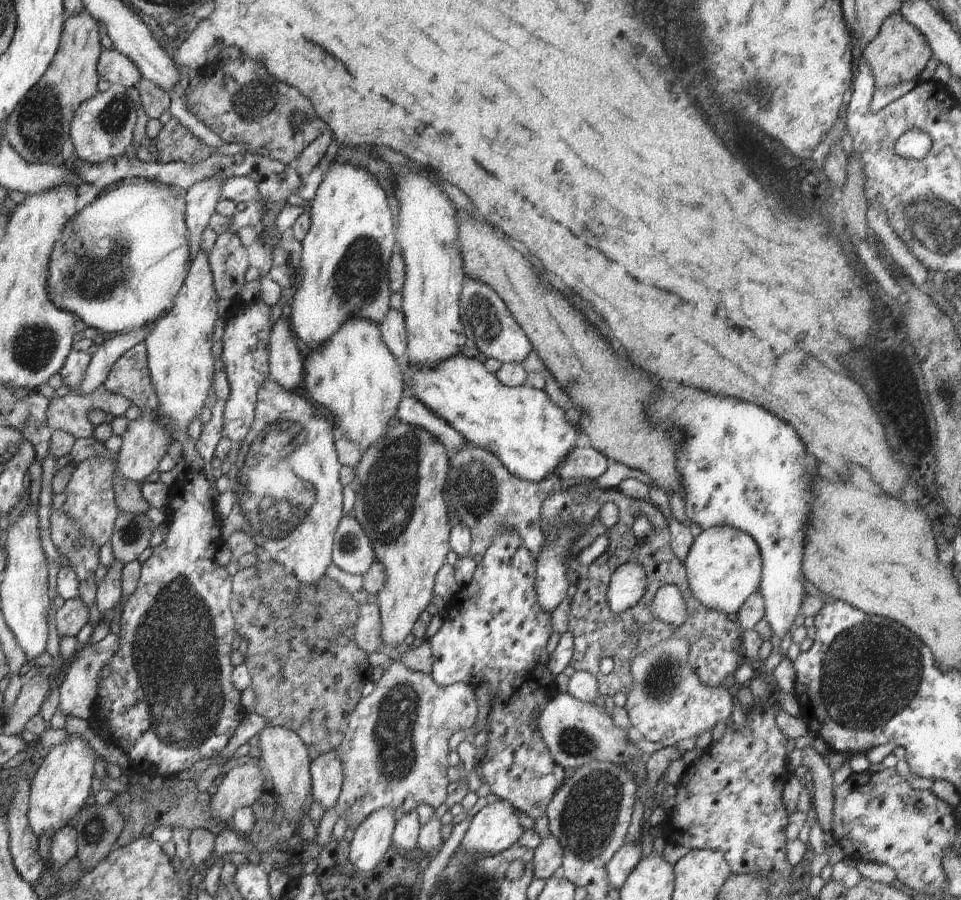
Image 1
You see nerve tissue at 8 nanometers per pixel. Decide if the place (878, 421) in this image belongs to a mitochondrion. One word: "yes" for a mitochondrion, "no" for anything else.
no

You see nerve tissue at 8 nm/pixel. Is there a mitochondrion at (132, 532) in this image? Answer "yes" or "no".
yes

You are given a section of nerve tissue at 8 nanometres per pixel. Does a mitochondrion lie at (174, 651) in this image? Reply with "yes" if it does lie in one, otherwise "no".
yes

